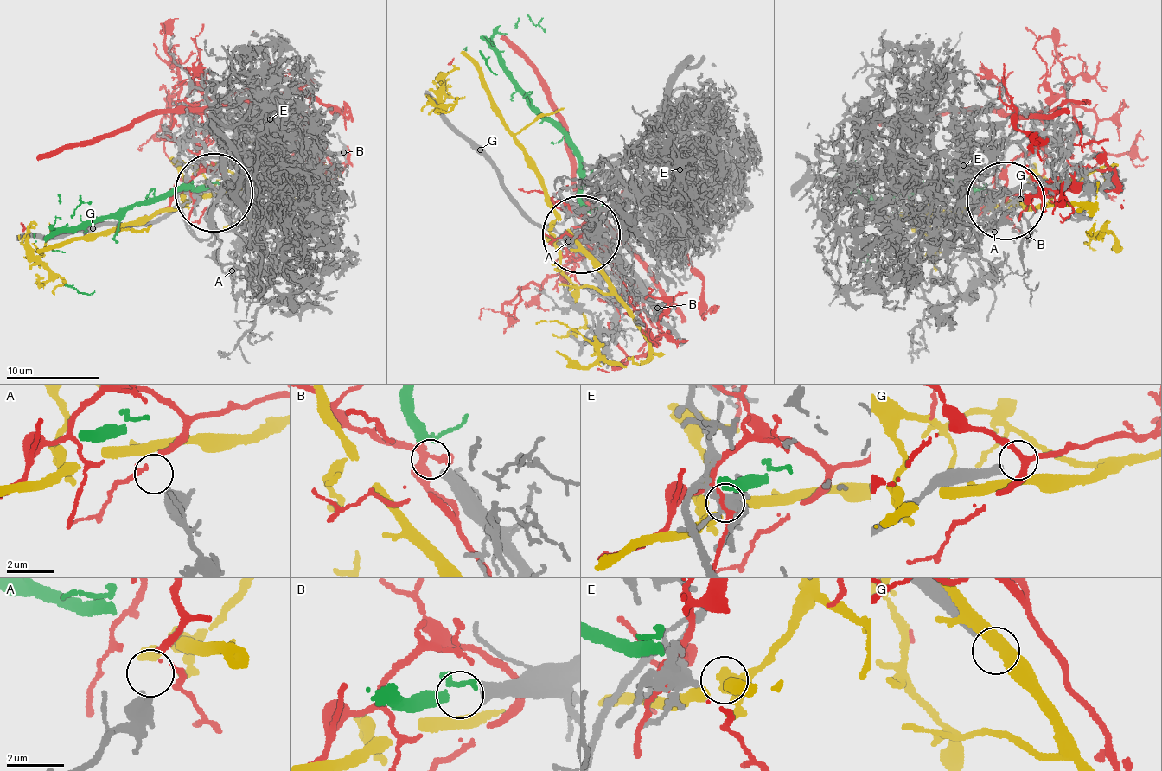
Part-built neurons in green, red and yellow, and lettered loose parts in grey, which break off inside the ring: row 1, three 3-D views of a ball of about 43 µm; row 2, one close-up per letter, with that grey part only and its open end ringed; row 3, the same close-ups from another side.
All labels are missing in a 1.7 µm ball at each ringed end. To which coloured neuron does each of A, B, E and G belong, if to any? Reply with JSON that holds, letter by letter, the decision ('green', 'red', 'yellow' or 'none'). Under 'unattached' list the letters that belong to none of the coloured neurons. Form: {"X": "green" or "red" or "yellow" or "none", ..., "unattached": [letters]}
{"A": "red", "B": "green", "E": "none", "G": "none", "unattached": ["E", "G"]}

